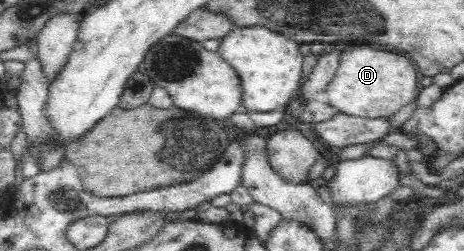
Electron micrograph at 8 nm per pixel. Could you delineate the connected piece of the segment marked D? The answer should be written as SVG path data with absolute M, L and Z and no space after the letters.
M351 43L346 45L339 58L339 66L326 86L328 104L340 113L362 118L390 117L400 108L417 101L420 88L420 71L415 63L400 53L383 47Z

